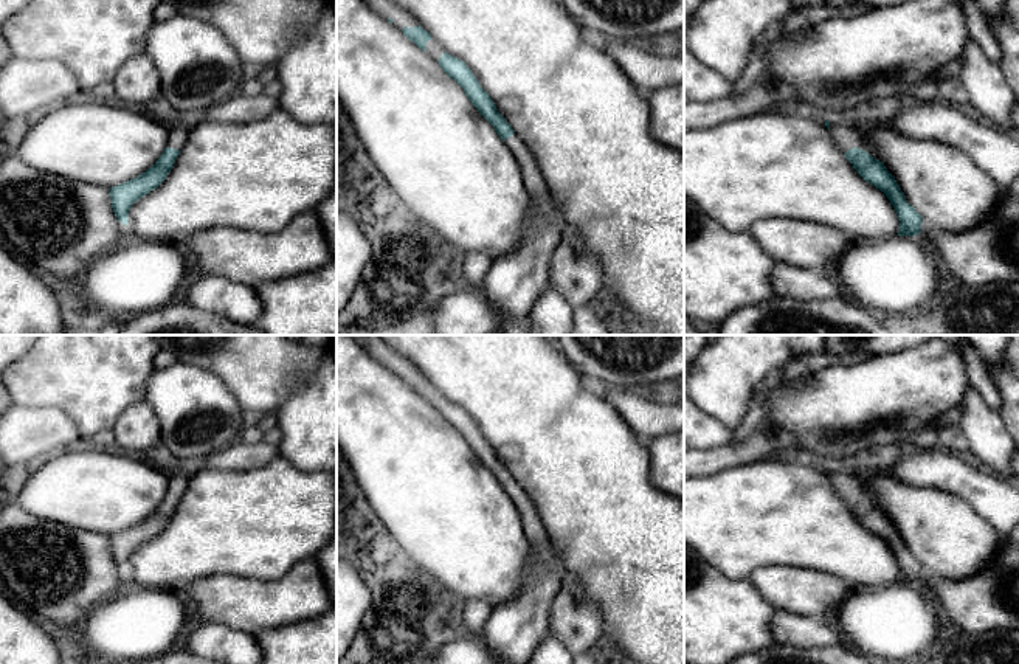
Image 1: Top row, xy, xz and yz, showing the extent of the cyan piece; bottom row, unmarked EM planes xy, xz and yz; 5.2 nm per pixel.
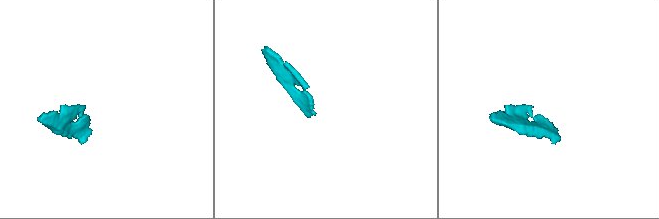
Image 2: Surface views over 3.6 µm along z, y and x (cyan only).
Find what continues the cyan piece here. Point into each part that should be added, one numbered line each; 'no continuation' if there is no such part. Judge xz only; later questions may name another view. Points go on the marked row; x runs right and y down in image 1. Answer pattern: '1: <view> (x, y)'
1: xz (386, 8)
2: xz (534, 182)

